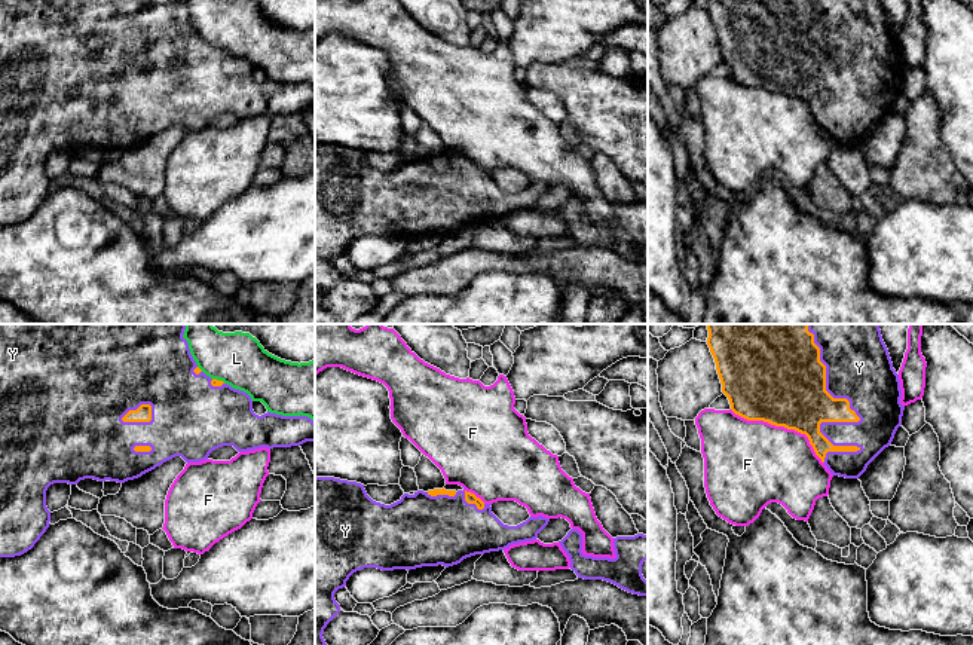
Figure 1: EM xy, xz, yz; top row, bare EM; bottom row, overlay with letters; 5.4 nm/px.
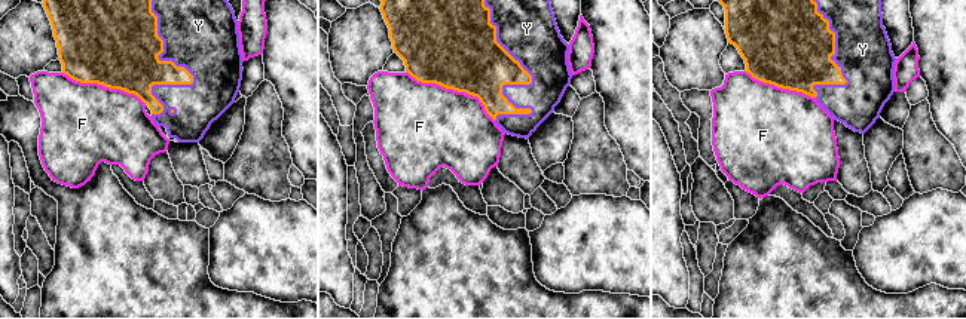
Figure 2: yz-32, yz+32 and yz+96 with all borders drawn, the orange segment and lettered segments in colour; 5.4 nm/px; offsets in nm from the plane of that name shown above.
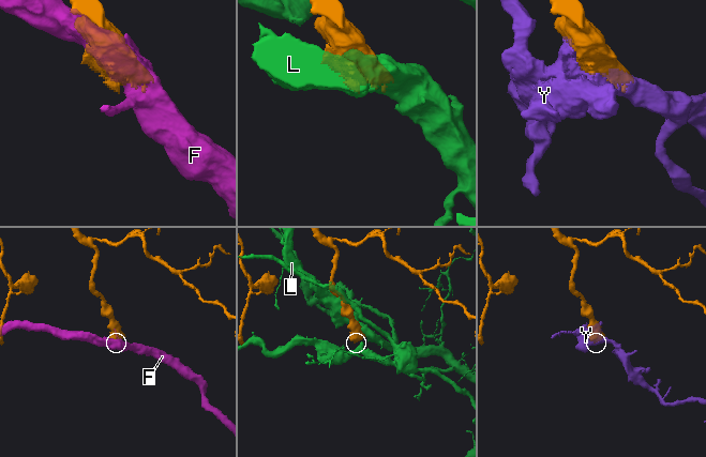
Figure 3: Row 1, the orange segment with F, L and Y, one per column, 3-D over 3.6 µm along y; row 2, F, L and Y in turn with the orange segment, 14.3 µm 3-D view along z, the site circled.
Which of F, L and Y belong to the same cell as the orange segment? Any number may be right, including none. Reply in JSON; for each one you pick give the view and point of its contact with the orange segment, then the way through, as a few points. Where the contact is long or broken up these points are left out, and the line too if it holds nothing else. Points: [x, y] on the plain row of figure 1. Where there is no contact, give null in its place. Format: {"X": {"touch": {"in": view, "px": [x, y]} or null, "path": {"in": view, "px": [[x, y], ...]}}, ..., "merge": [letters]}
{"Y": {"touch": {"in": "yz", "px": [845, 88]}}, "merge": ["Y"]}

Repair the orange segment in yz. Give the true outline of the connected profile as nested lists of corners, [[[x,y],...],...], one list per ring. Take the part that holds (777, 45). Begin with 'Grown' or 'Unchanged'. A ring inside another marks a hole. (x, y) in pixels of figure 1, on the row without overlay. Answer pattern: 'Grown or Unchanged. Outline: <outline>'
Grown. Outline: [[[709,0],[731,77],[805,101],[833,143],[859,146],[902,92],[899,42],[881,0]]]

